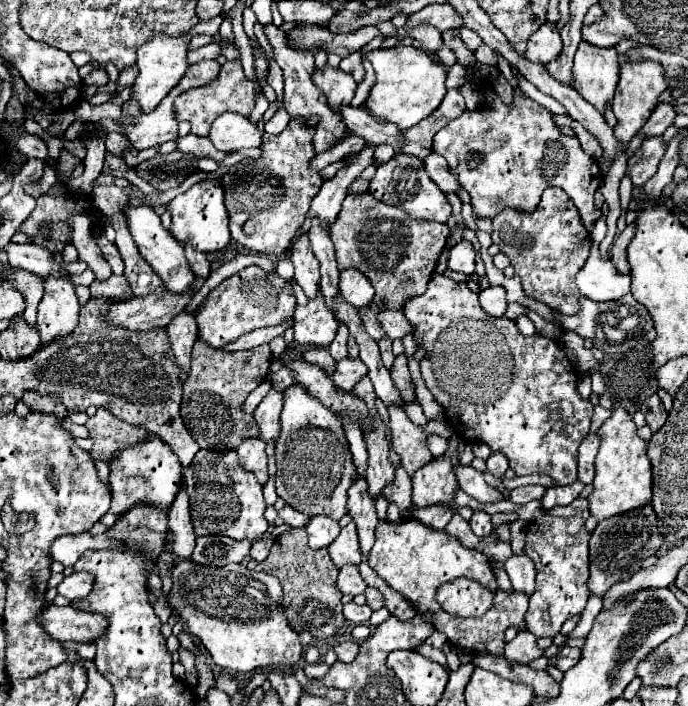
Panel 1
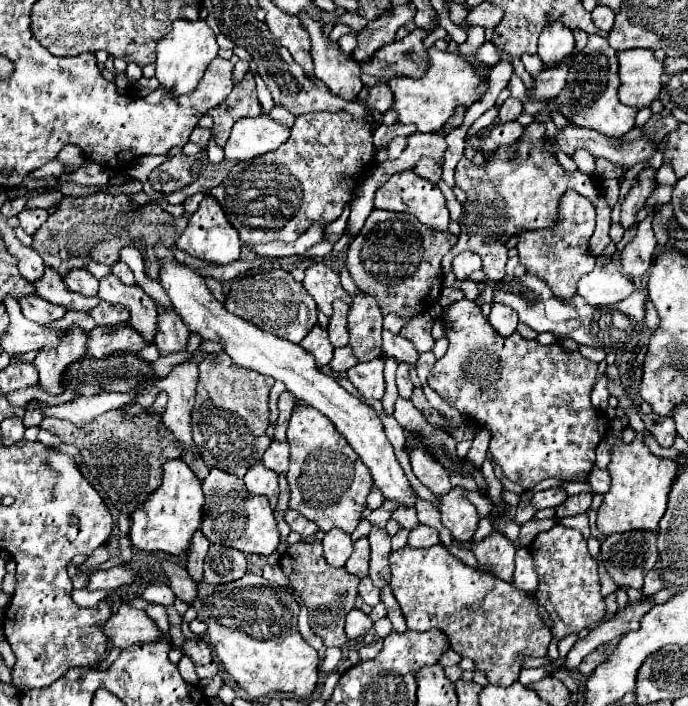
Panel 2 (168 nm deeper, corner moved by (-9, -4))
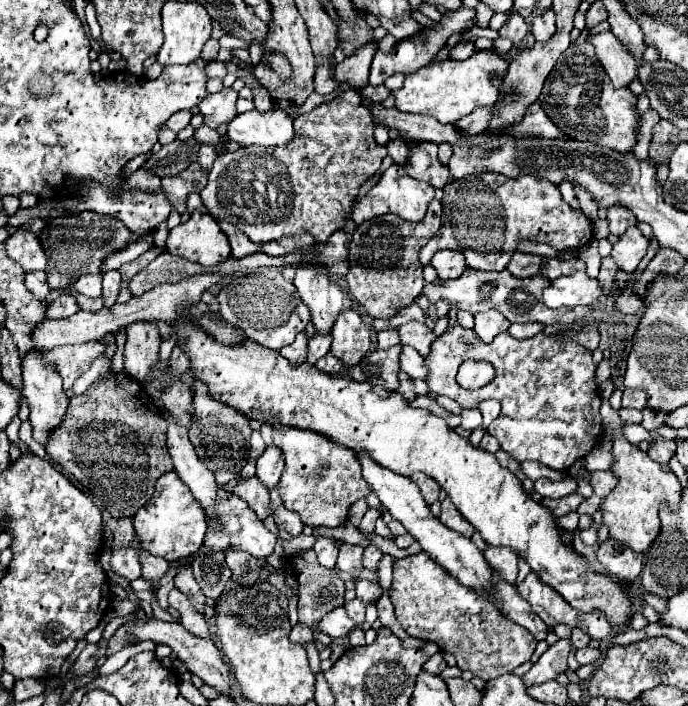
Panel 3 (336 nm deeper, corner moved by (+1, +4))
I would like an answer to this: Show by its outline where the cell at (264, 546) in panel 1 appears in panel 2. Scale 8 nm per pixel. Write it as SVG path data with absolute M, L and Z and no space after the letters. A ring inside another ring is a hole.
M265 565L265 569L263 569L263 577L265 577L269 583L277 585L277 587L289 589L289 581L287 581L287 577L283 575L281 569L273 569L271 565Z

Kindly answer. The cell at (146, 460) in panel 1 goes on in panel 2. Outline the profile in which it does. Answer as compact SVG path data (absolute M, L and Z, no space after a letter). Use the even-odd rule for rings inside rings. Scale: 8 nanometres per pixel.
M181 459L167 461L163 465L163 485L131 515L131 543L141 551L161 551L169 555L183 555L191 545L191 537L201 529L205 495L201 491L201 481L193 475L189 465Z

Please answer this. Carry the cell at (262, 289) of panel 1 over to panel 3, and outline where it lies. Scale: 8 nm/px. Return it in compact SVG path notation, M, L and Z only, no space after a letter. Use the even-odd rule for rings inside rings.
M265 267L255 275L241 275L233 279L219 291L217 299L221 317L239 325L251 341L275 351L293 343L295 335L301 333L311 319L307 305L295 291L295 285L285 281L277 267Z

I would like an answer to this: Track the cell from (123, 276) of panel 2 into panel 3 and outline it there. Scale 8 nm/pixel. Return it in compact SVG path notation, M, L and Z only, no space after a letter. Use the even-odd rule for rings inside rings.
M117 269L103 273L103 297L105 297L105 307L113 305L117 301L121 287L121 273Z

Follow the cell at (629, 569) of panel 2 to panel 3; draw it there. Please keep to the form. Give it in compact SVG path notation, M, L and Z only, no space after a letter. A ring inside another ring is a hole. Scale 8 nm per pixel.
M613 537L599 545L597 559L611 575L617 575L623 581L633 581L641 573L643 565L643 553L635 553Z

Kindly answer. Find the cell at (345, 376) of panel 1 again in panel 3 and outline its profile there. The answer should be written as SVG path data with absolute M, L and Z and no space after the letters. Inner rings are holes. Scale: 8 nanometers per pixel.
M395 345L391 349L375 349L371 353L367 353L357 365L347 369L347 375L353 381L363 381L363 383L371 383L371 385L381 385L387 387L389 391L397 391L397 373L399 373L399 357L401 345Z

